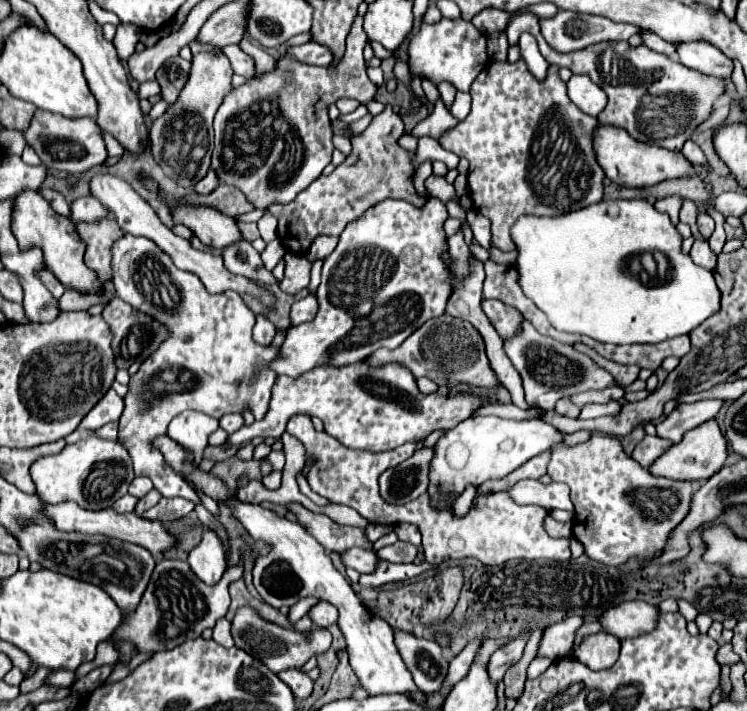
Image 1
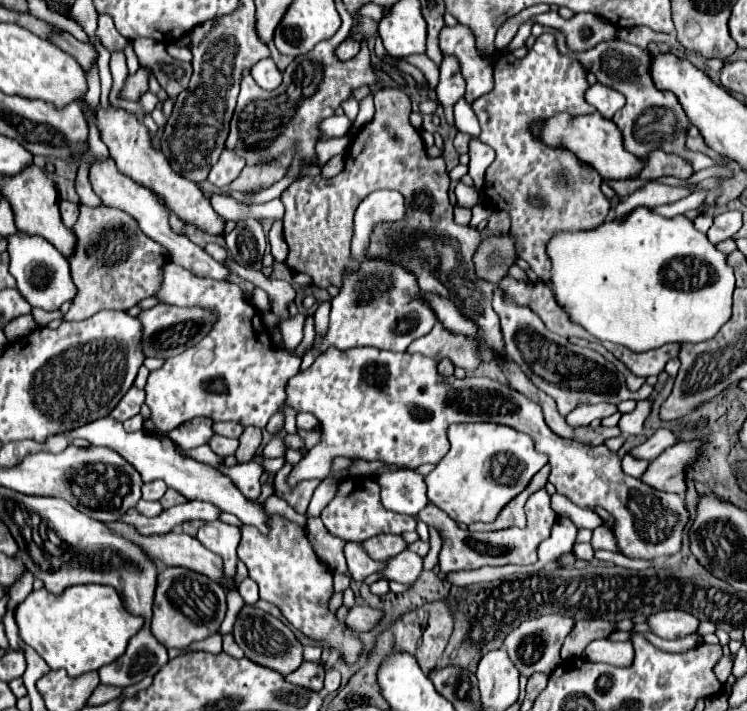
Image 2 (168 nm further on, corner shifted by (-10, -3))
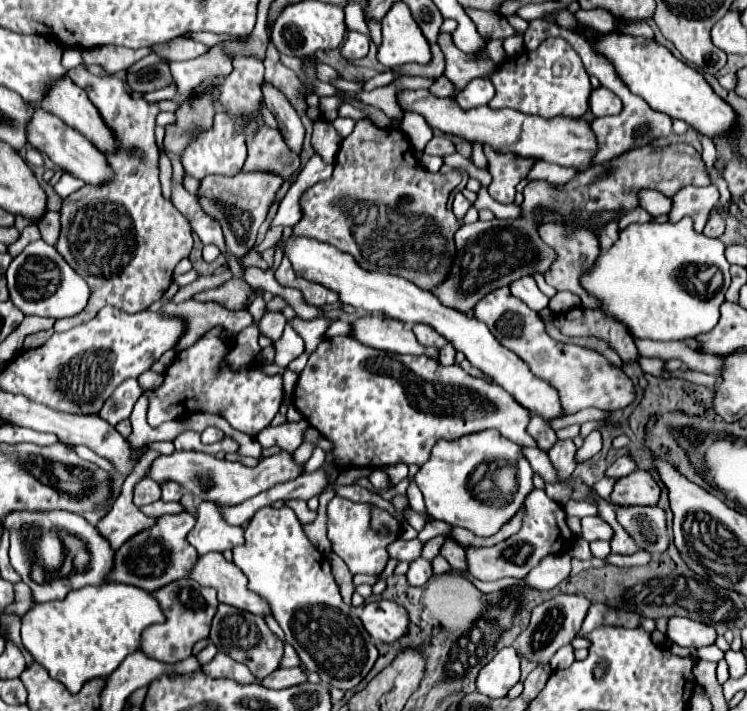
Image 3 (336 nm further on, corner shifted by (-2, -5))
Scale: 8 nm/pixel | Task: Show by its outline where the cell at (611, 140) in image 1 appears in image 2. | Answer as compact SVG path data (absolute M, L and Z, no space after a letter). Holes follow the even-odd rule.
M598 112L588 116L578 116L578 118L570 118L568 114L558 114L546 122L536 124L532 130L546 144L556 144L556 146L564 144L580 160L594 166L604 180L632 180L644 168L644 158L638 158L632 152L626 152L622 142L622 132L618 130L618 126L612 120L602 118Z

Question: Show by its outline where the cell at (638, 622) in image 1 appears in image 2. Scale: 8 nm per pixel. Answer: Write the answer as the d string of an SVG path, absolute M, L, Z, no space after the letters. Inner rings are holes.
M664 610L664 612L654 612L648 616L648 626L650 630L666 640L682 638L690 632L696 632L698 620L692 614L686 614L682 610Z

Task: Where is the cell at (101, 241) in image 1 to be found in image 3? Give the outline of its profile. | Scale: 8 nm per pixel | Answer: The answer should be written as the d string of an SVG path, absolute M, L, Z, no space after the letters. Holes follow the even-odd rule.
M84 66L70 70L68 76L86 90L104 124L114 132L116 152L104 152L114 170L110 182L98 186L84 184L78 192L62 200L62 230L56 250L90 284L92 296L86 310L78 316L58 320L54 332L66 332L92 320L100 308L108 304L130 314L146 310L162 298L172 282L176 264L192 250L190 222L162 196L158 180L158 146L154 138L156 116L160 112L175 112L178 103L172 99L154 103L144 98L134 100L130 98L124 80L118 80L116 76L94 76L84 70Z

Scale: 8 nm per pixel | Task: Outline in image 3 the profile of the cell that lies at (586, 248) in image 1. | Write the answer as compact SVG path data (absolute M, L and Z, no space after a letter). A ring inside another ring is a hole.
M690 218L676 224L630 224L606 252L600 252L594 268L582 276L582 286L602 302L602 312L626 324L638 338L684 340L710 332L720 320L720 304L730 286L730 264L724 256L724 244L718 238L696 234Z

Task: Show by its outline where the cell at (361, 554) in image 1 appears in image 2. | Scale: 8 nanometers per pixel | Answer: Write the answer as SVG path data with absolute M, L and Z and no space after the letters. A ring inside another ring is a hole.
M404 550L402 554L396 554L386 560L386 566L378 572L386 580L402 582L402 584L412 584L422 572L422 558L414 552Z

